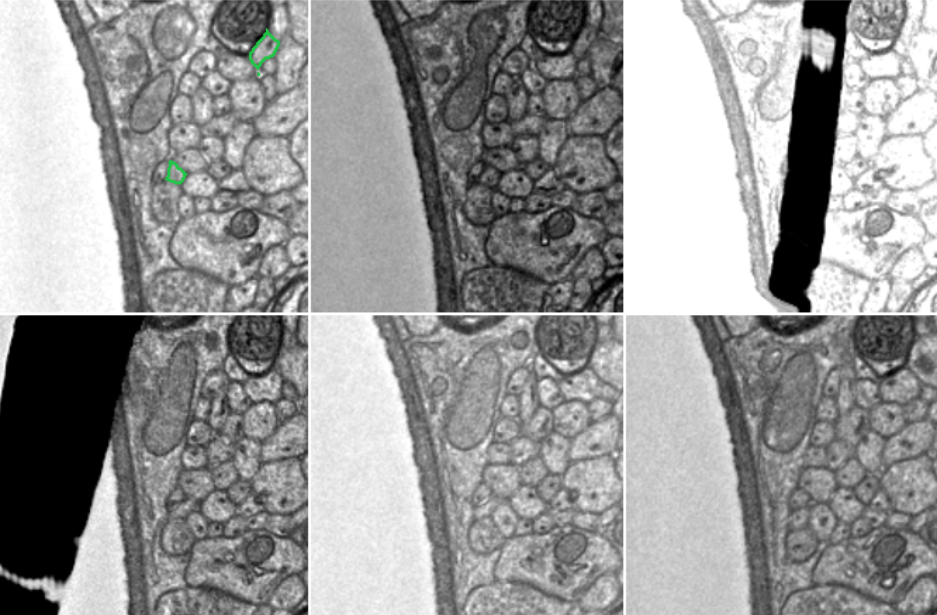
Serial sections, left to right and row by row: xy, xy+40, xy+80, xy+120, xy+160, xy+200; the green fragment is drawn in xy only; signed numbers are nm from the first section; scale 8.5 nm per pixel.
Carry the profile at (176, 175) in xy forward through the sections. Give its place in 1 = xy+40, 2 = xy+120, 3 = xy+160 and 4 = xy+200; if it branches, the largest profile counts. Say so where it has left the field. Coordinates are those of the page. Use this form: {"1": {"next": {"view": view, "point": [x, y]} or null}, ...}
{"1": {"next": {"view": "xy+40", "point": [490, 176]}}, "2": {"next": {"view": "xy+120", "point": [186, 505]}}, "3": {"next": {"view": "xy+160", "point": [487, 510]}}, "4": {"next": {"view": "xy+200", "point": [799, 518]}}}

